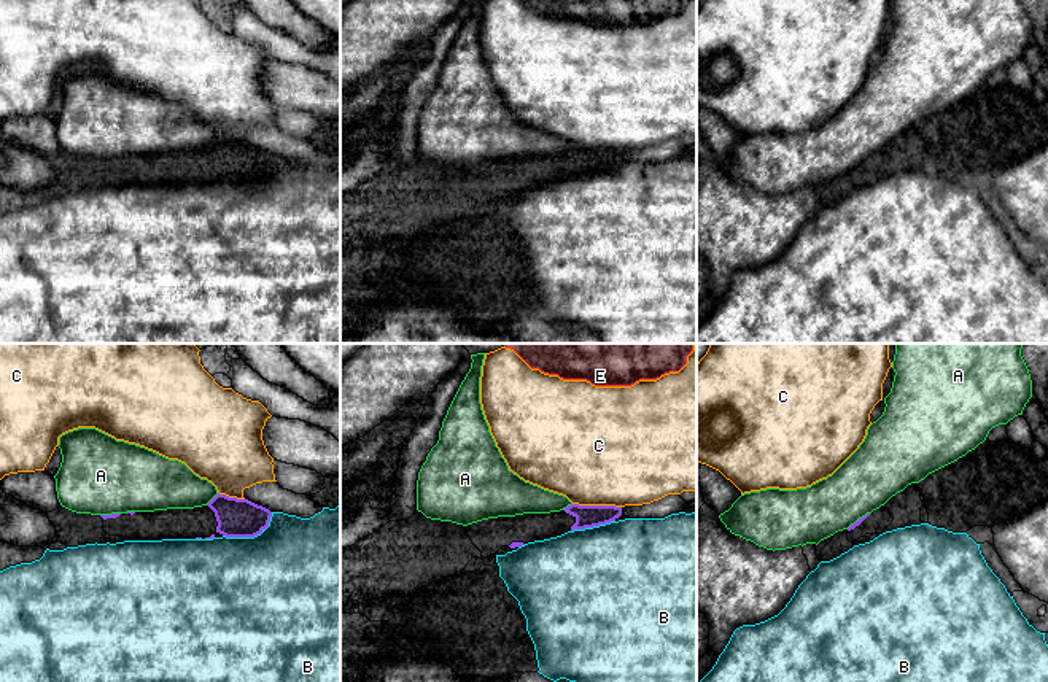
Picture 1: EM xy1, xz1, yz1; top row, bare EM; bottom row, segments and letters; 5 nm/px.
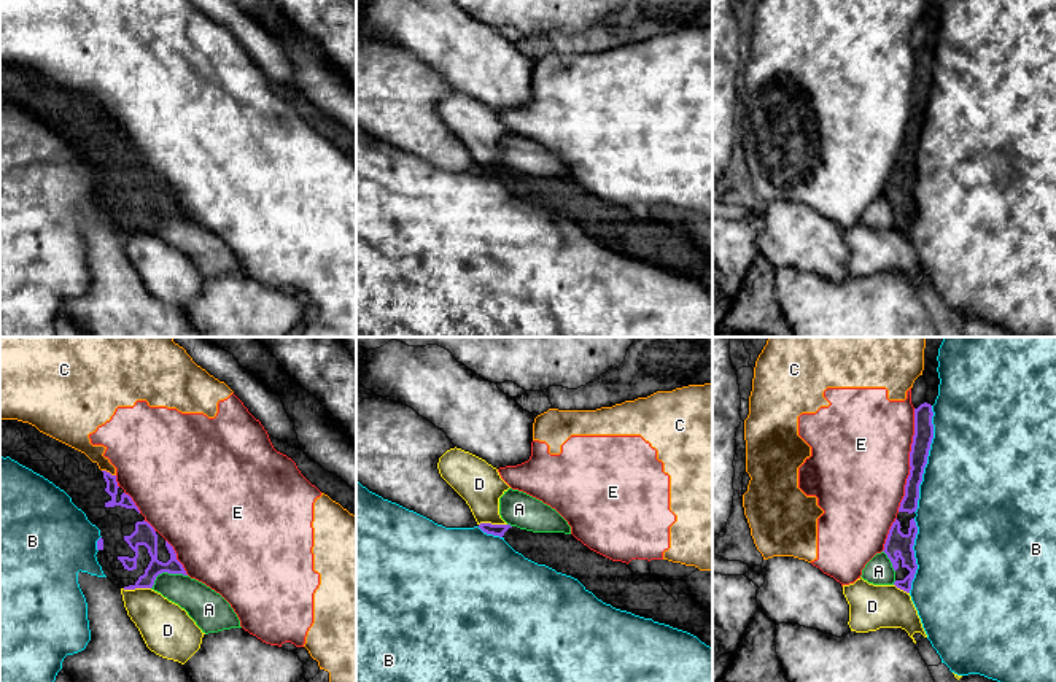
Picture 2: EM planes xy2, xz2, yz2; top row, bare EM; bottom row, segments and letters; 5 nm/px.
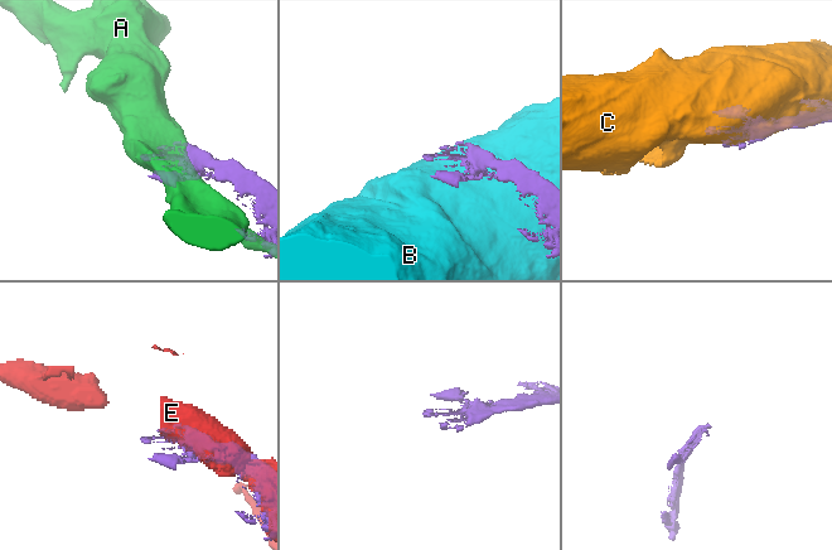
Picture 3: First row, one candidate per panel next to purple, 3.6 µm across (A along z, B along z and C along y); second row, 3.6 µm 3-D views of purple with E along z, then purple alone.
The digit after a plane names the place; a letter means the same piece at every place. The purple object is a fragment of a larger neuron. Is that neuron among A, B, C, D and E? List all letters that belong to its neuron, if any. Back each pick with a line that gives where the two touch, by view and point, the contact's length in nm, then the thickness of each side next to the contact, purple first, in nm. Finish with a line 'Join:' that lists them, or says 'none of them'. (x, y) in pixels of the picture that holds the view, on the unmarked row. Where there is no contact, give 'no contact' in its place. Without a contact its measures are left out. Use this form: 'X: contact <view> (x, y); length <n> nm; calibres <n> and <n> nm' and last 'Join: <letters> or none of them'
Join: none of them

